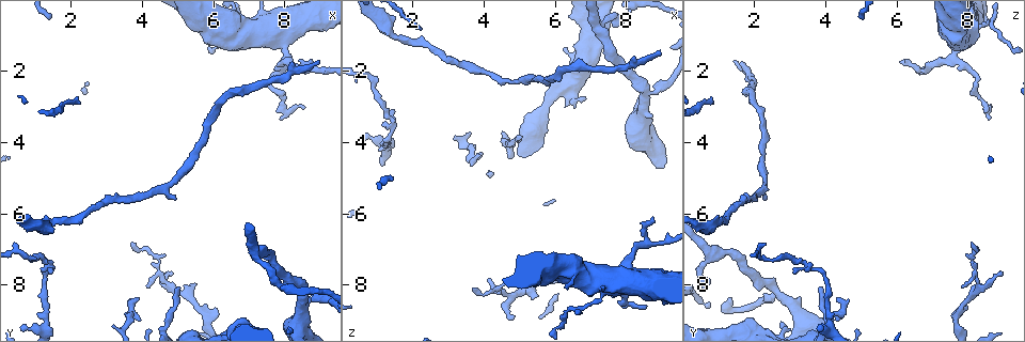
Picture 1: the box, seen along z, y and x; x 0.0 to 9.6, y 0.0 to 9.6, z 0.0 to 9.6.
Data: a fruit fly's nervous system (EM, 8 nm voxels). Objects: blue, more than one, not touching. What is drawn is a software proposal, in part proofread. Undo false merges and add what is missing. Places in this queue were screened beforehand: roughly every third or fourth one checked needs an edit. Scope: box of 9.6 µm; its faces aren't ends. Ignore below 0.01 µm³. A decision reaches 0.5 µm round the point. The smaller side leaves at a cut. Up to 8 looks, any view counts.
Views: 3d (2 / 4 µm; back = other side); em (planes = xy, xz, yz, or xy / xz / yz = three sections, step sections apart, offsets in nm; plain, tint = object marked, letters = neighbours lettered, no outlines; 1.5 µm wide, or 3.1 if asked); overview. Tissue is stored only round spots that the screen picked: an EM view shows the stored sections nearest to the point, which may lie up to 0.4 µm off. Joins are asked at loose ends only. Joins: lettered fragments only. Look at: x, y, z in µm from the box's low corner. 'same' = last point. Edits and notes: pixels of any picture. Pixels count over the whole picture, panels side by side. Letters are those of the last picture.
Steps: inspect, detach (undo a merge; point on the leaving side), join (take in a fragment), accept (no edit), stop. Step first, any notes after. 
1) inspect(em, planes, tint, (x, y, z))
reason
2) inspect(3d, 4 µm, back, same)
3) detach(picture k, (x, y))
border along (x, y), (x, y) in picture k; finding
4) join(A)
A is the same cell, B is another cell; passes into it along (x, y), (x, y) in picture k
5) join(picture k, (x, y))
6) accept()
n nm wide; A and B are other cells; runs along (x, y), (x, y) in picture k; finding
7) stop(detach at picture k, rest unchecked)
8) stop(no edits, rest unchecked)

inspect(em, planes, letters, (8.05, 1.60, 7.55))
small branch off a trunk

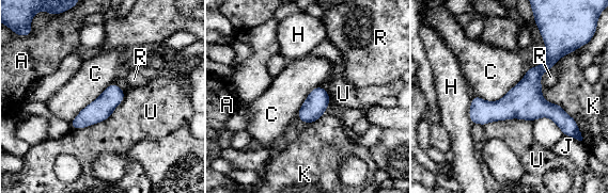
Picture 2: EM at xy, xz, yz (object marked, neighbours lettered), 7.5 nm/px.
accept()
170 nm wide; A, C, H, J, K, R and U are other cells; runs along (545, 34), (550, 59), (473, 121) in picture 2; continuous, no second neuron

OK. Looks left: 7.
inspect(em, planes, letters, (8.90, 1.65, 1.45))
free end

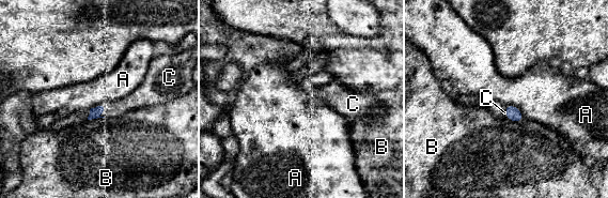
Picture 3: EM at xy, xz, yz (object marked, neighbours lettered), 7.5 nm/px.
join(C)
90 nm wide; C is the same cell, A and B are other cells; the neuron continues

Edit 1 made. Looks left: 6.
stop(join at picture 3, rest unchecked)

